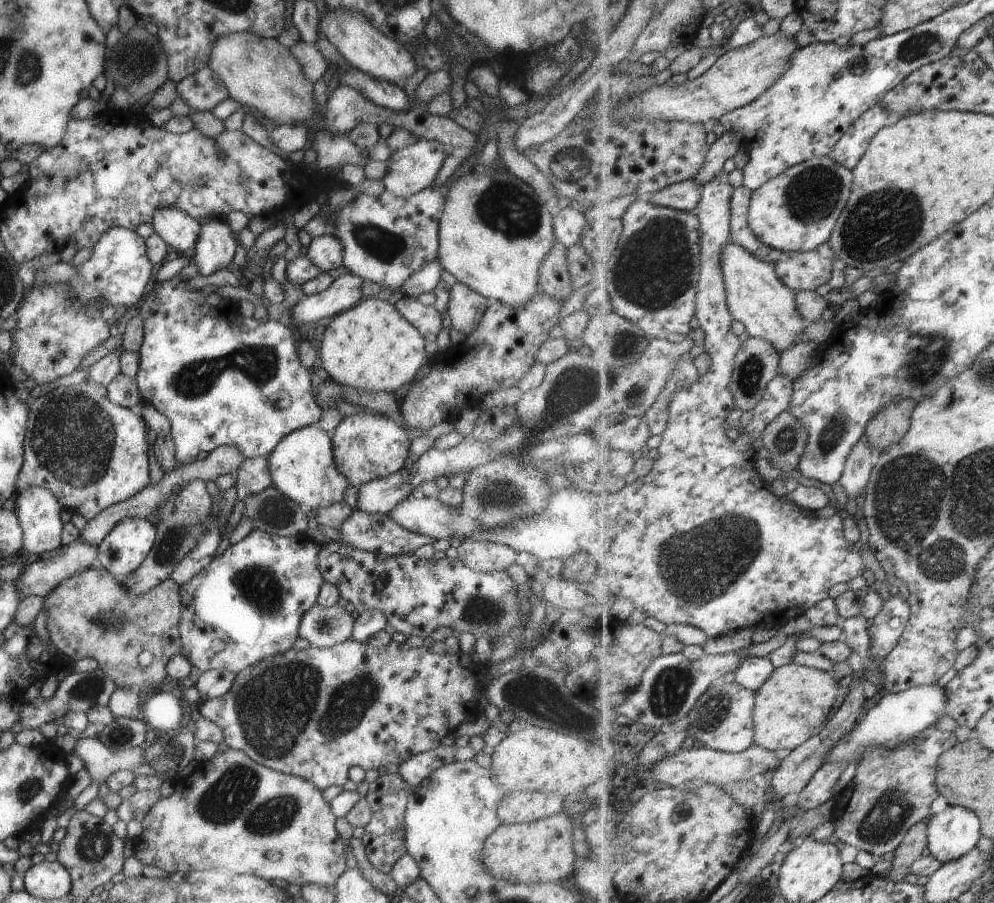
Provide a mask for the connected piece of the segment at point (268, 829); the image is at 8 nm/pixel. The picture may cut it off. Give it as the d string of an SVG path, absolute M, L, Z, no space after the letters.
M227 748L223 752L216 751L211 758L196 764L186 774L175 776L173 786L173 792L167 798L157 800L140 821L143 829L139 837L134 841L134 858L137 858L143 866L153 866L167 873L225 869L235 875L249 874L267 881L275 879L284 880L287 884L297 886L310 883L334 886L339 876L346 870L344 860L345 842L342 841L335 831L334 822L336 817L331 813L330 804L323 800L321 796L322 792L313 787L313 784L307 782L307 780L267 769L252 762L241 750Z

